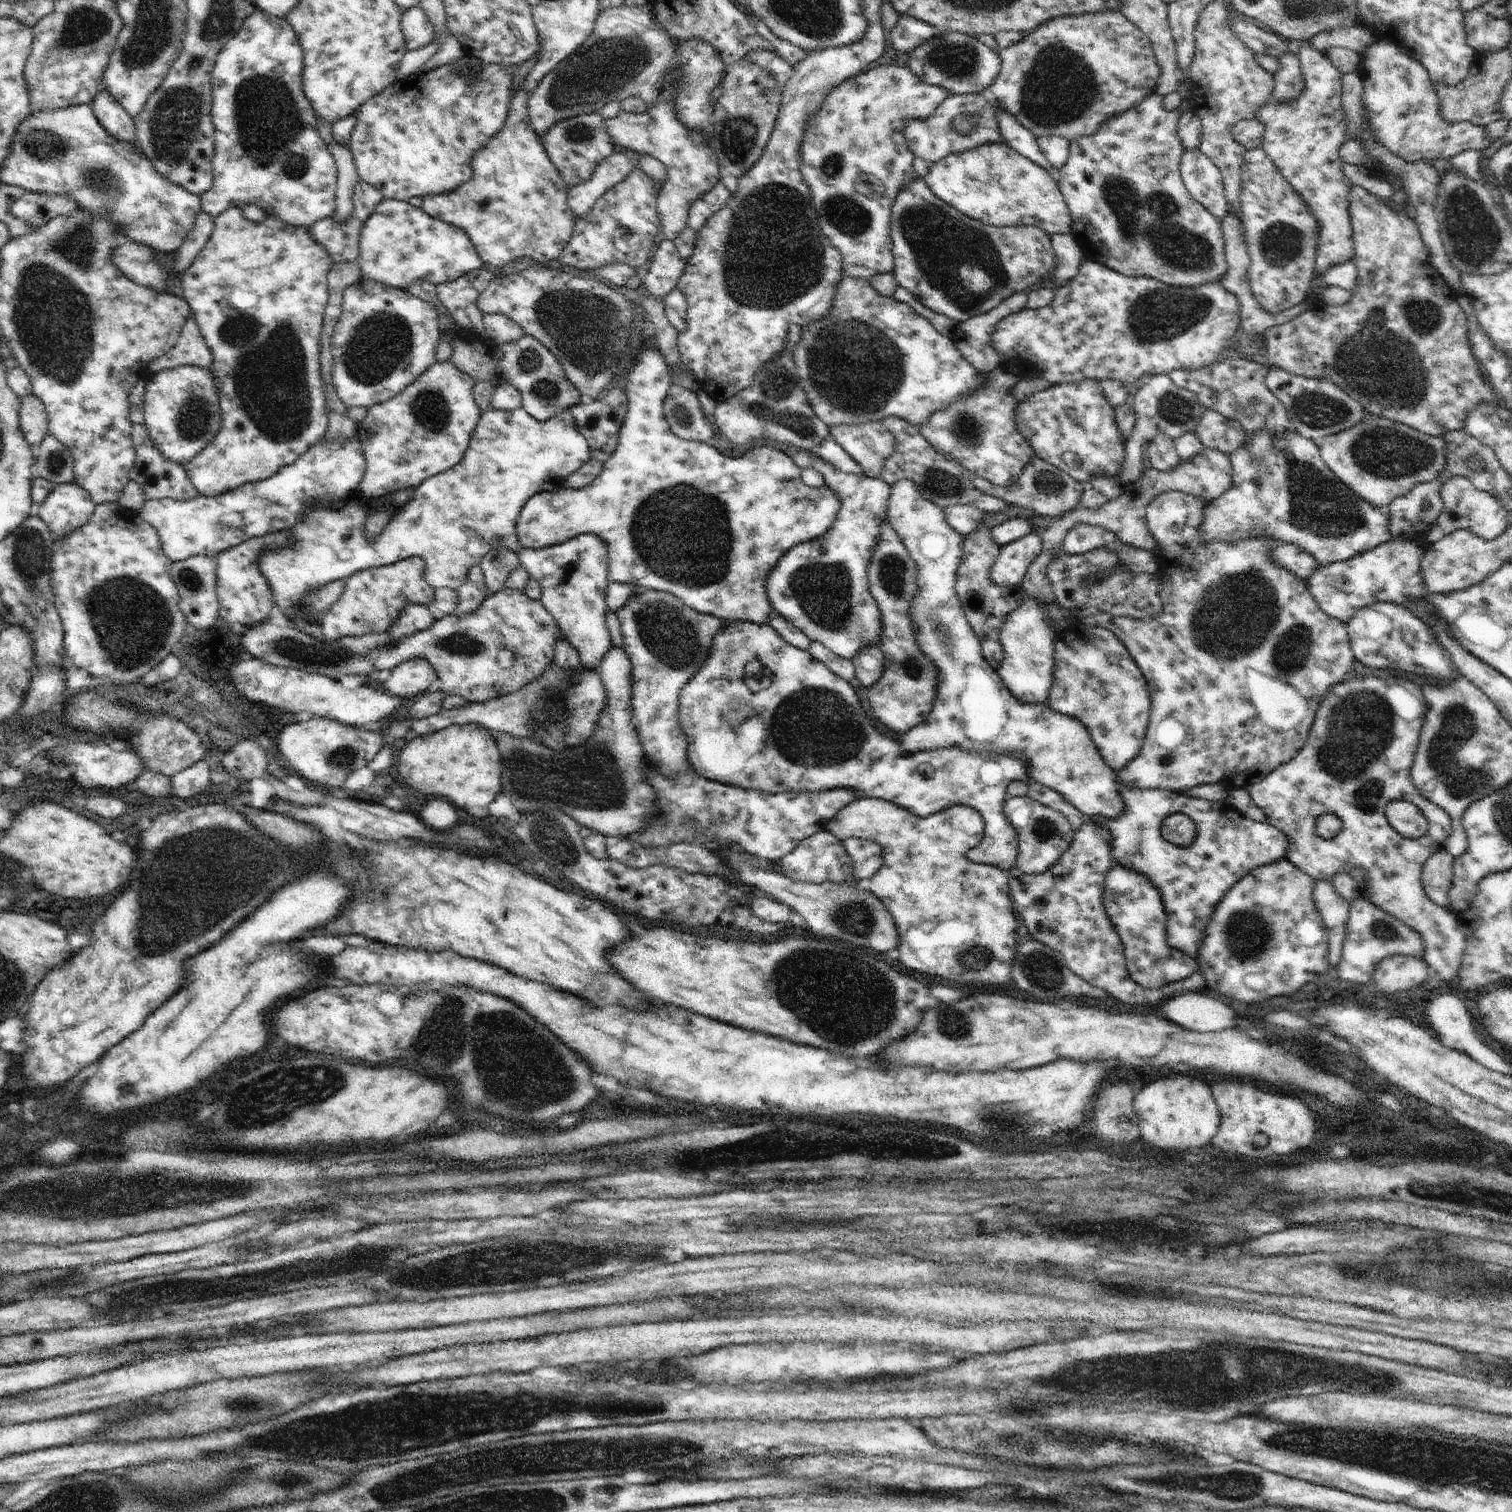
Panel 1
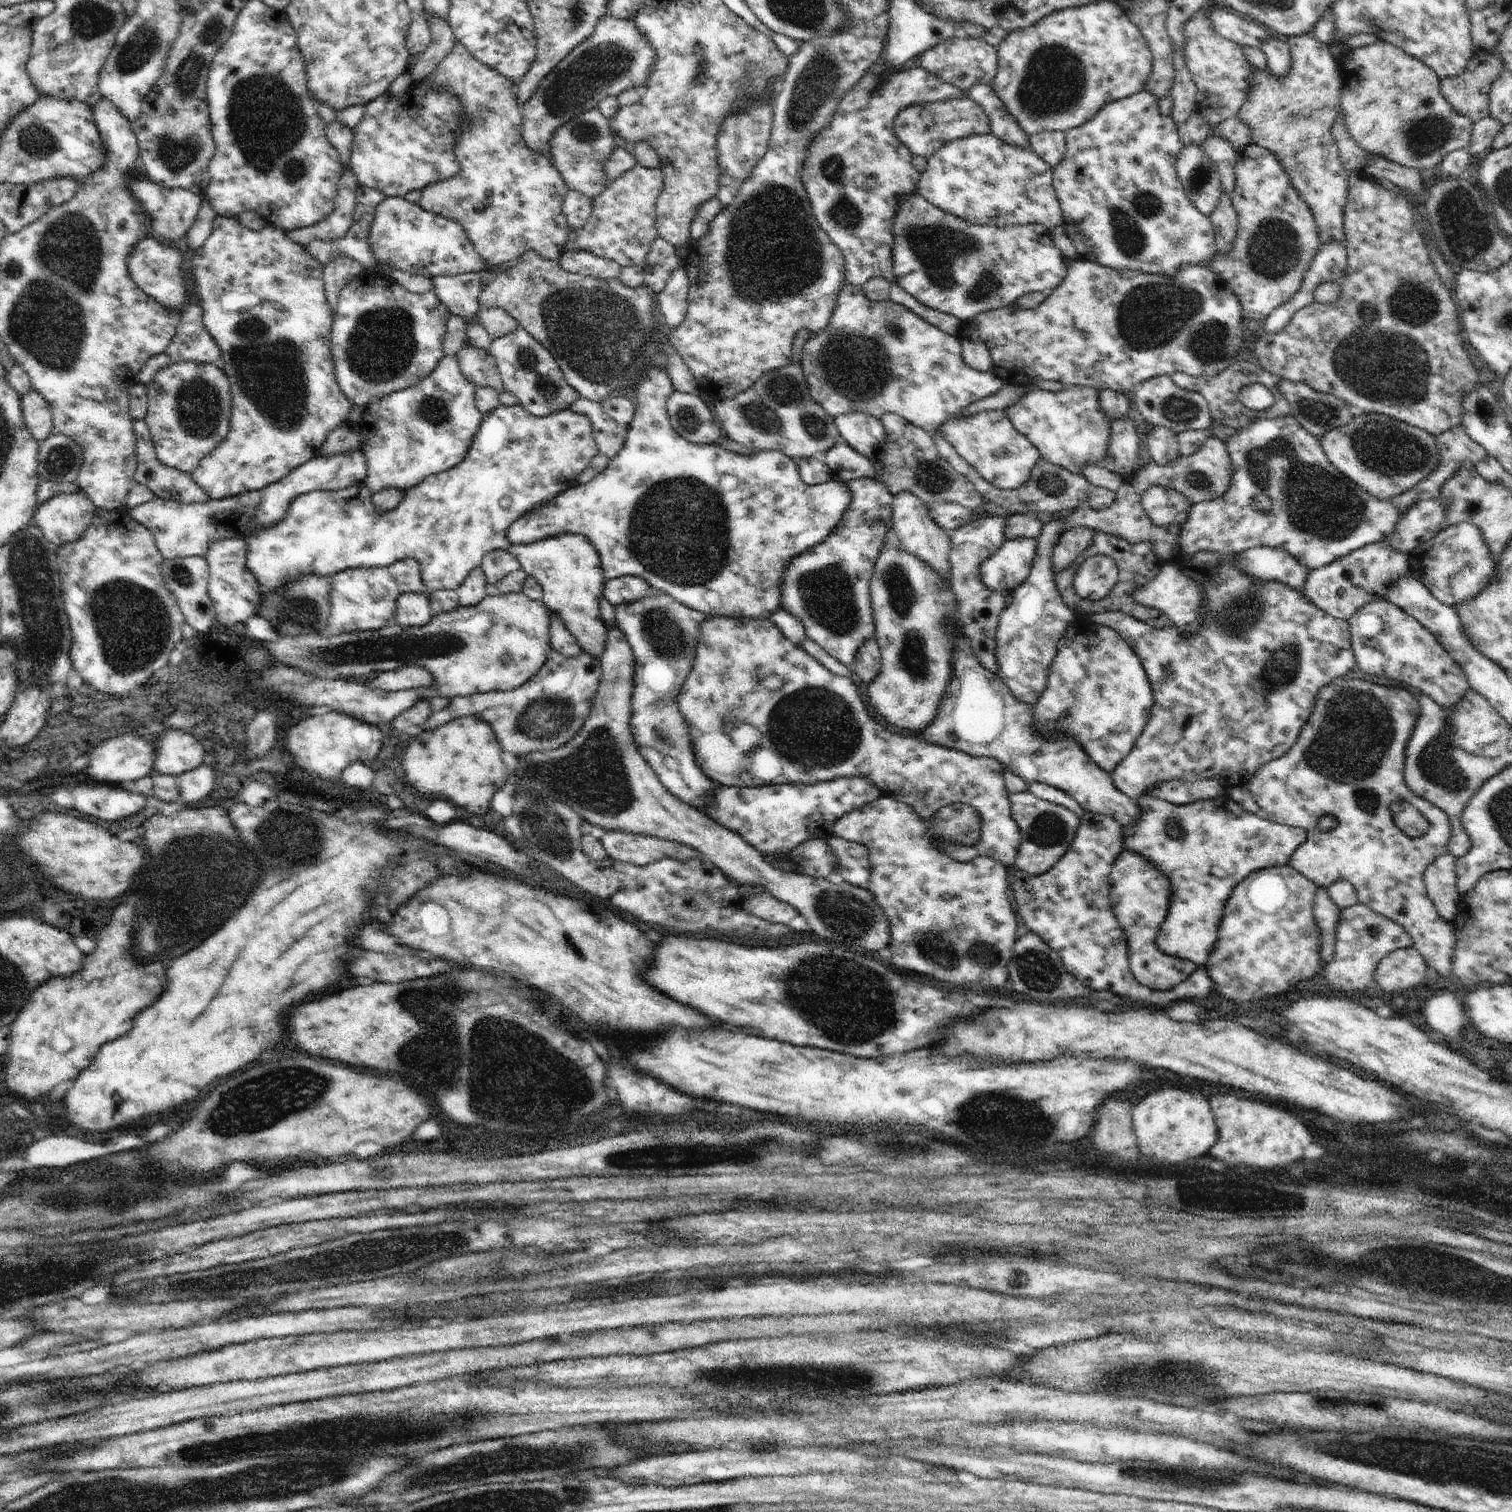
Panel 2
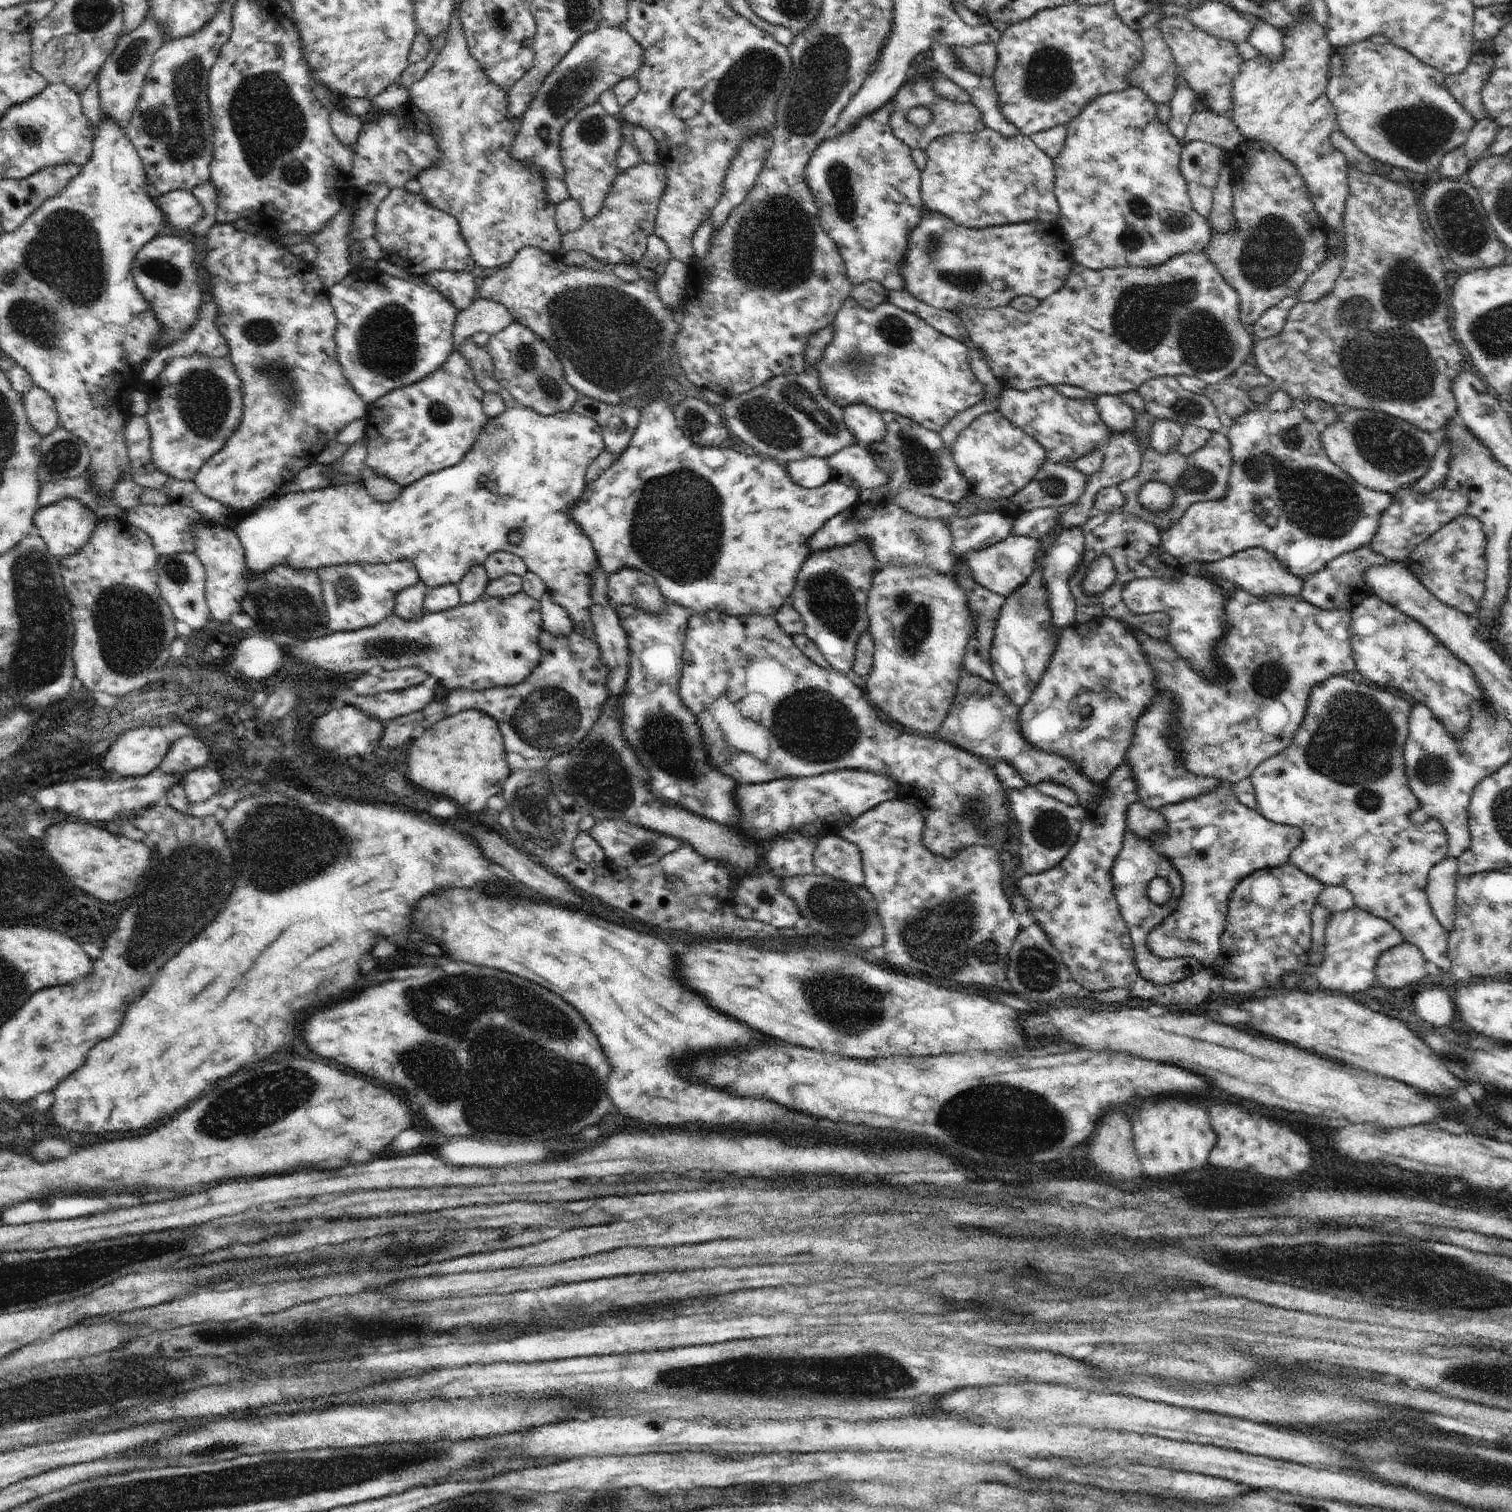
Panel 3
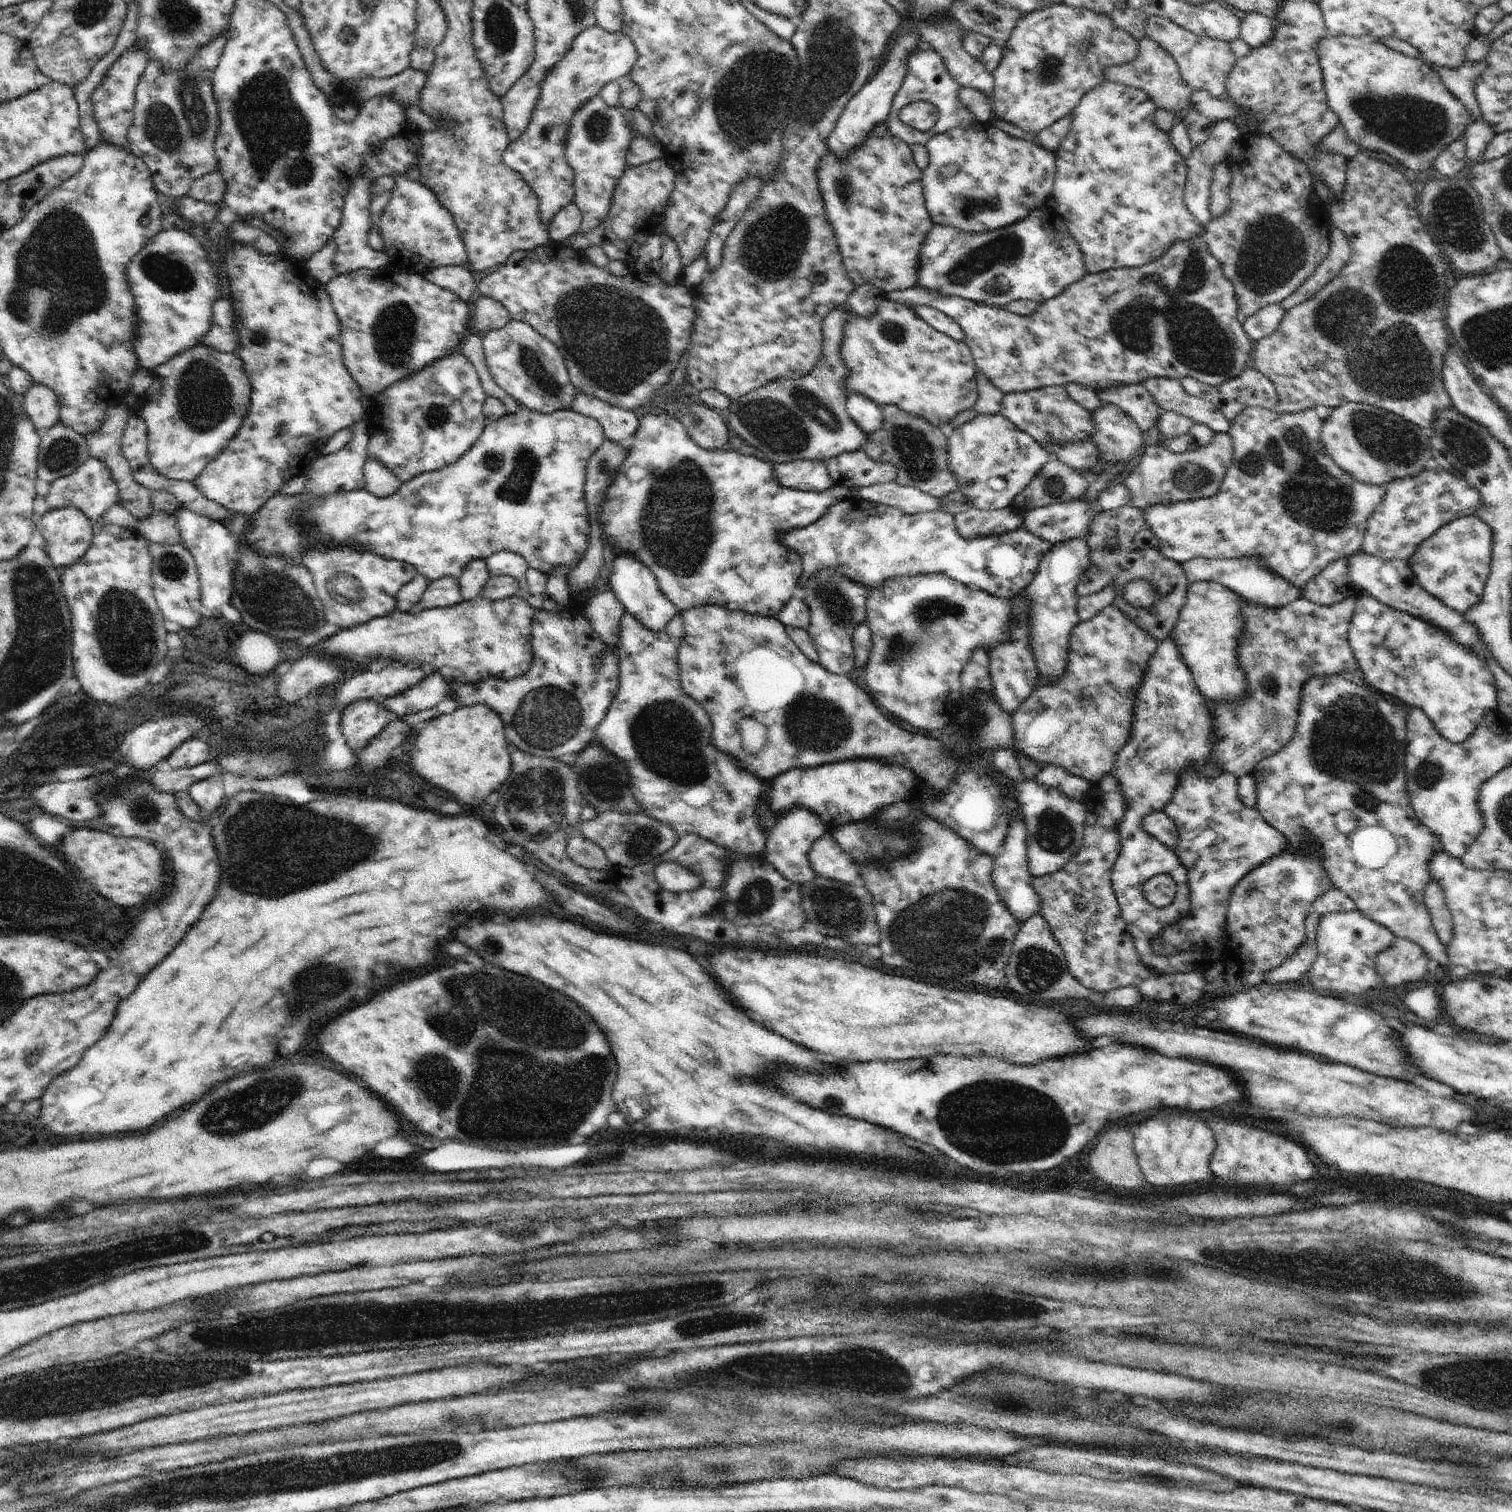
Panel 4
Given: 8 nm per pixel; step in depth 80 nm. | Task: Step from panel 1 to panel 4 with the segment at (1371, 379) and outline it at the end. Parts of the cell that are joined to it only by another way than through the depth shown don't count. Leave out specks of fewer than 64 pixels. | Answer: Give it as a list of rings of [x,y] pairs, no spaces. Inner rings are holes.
[[[1361,151],[1347,162],[1345,191],[1336,203],[1328,207],[1328,212],[1330,212],[1329,220],[1331,224],[1340,229],[1349,240],[1351,255],[1348,262],[1342,267],[1338,276],[1325,287],[1322,287],[1312,298],[1294,306],[1294,308],[1288,309],[1284,313],[1276,332],[1260,339],[1254,344],[1252,350],[1251,365],[1272,381],[1278,393],[1279,401],[1275,408],[1277,413],[1297,413],[1306,409],[1314,409],[1318,405],[1336,408],[1345,402],[1362,404],[1366,402],[1366,404],[1373,407],[1396,413],[1420,428],[1432,431],[1437,415],[1441,411],[1452,408],[1453,404],[1448,391],[1445,389],[1443,379],[1445,356],[1449,351],[1452,351],[1452,345],[1448,342],[1448,331],[1450,330],[1446,328],[1444,320],[1447,304],[1446,300],[1444,300],[1446,298],[1446,284],[1444,284],[1446,282],[1446,278],[1444,278],[1446,262],[1443,258],[1444,252],[1434,242],[1434,238],[1425,229],[1424,224],[1418,217],[1416,198],[1414,196],[1414,190],[1404,174],[1397,168],[1386,164],[1386,162],[1370,159]]]

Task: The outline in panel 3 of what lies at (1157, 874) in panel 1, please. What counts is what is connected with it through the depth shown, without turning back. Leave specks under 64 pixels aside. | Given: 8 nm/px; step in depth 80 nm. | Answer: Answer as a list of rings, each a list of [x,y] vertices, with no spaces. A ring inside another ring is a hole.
[[[1221,781],[1214,792],[1197,799],[1161,806],[1157,811],[1165,818],[1165,831],[1144,838],[1154,850],[1169,859],[1184,882],[1184,894],[1178,902],[1178,910],[1149,934],[1149,949],[1160,958],[1186,956],[1200,960],[1202,966],[1212,966],[1221,952],[1220,937],[1225,930],[1234,887],[1257,870],[1288,863],[1292,851],[1305,838],[1298,827],[1273,823],[1244,806],[1237,799],[1233,786]],[[1208,826],[1218,830],[1214,842],[1206,849],[1194,849],[1192,838]]]

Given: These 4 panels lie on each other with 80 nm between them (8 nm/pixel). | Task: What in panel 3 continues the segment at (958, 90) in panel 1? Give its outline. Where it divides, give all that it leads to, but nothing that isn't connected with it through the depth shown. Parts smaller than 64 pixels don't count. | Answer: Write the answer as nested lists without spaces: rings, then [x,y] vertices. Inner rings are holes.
[[[980,43],[971,47],[958,45],[953,52],[962,69],[981,77],[993,78],[998,58],[994,43]]]

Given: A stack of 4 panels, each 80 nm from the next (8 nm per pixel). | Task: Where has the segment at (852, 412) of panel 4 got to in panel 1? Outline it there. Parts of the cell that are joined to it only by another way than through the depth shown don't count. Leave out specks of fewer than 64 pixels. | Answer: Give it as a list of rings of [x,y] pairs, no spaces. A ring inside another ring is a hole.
[[[870,421],[862,425],[836,425],[830,429],[836,441],[871,479],[880,479],[887,458],[895,451],[895,436],[884,423]]]

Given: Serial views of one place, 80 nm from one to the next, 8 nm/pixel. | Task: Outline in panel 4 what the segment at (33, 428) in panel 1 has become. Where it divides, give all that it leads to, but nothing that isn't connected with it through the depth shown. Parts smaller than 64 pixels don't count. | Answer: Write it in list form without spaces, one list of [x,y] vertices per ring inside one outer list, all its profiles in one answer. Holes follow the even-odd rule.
[[[35,383],[23,397],[24,412],[42,437],[49,428],[59,422],[61,408],[58,396],[50,387]]]

